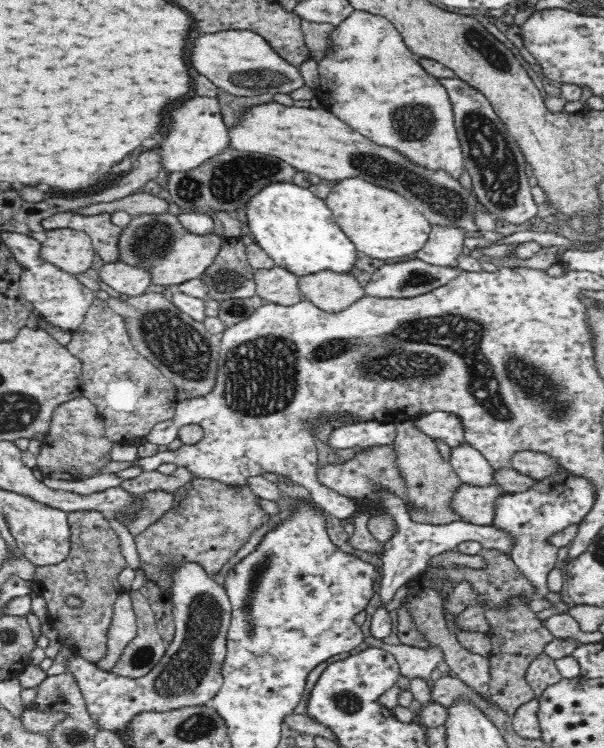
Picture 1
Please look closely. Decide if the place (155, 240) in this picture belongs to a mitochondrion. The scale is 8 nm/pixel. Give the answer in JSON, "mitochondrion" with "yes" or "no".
{"mitochondrion":"yes"}

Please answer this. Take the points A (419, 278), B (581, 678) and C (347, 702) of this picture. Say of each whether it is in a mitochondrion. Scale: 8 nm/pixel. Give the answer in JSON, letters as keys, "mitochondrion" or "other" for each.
{"A":"mitochondrion","B":"other","C":"mitochondrion"}

